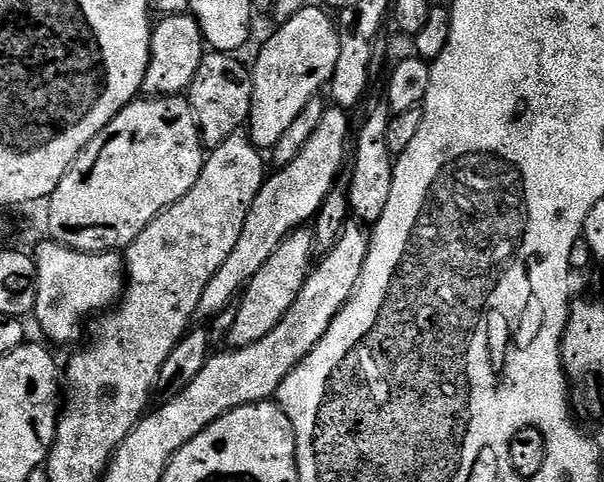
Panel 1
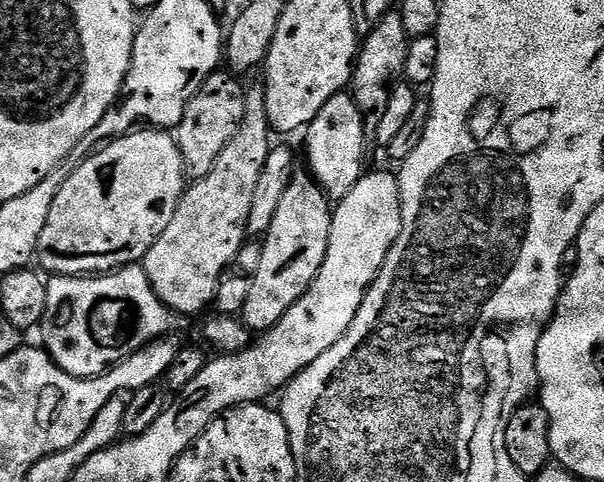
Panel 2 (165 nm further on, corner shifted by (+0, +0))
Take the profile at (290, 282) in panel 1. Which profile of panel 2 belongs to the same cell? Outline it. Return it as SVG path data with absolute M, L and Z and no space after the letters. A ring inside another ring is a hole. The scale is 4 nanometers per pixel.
M297 175L286 190L270 230L262 237L262 262L258 262L258 270L248 282L250 294L246 294L242 319L253 333L269 332L314 282L330 246L332 210L324 189L311 175Z

